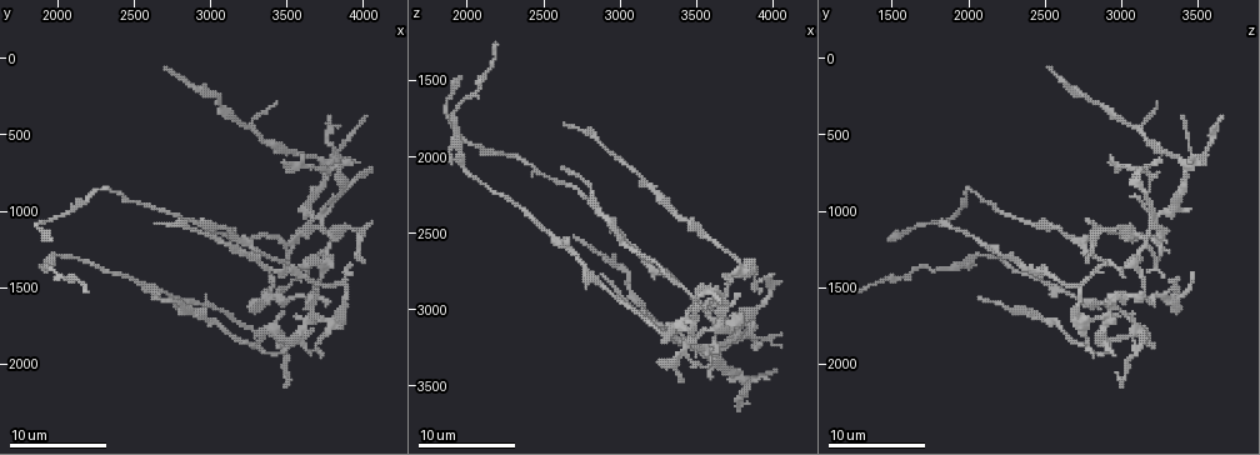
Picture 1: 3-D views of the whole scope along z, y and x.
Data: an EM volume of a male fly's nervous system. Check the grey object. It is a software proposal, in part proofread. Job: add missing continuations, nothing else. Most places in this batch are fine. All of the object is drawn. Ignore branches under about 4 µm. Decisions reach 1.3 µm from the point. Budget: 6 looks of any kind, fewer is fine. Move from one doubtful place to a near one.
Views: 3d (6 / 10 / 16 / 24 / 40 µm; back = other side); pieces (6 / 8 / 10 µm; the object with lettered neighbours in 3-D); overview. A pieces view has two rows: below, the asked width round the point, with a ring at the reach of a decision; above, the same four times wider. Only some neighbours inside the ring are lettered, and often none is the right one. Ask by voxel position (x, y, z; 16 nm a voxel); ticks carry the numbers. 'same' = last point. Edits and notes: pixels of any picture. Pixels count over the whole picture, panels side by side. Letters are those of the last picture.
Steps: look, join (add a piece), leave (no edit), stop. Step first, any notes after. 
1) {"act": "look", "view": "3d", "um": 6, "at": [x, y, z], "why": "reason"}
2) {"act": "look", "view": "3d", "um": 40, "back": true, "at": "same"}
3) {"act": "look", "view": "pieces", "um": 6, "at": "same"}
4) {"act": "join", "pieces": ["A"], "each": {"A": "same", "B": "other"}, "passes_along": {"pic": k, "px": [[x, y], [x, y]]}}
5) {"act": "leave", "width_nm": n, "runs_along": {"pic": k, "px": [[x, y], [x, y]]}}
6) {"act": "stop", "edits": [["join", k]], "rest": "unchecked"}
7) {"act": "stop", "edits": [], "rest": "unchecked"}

{"act": "look", "view": "pieces", "um": 6, "at": [3980, 1320, 2800], "why": "branch stops here"}

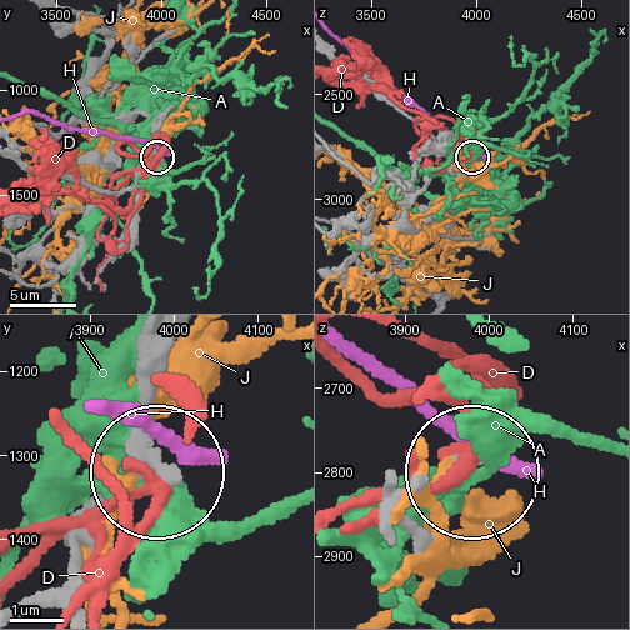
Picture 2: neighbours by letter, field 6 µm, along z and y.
{"act": "leave", "width_nm": 230, "each": {"A": "other", "D": "other", "H": "other", "J": "other"}, "runs_along": {"pic": 2, "px": [[155, 339], [155, 469]]}, "found": "no lettered piece goes on from it"}

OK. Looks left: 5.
{"act": "look", "view": "pieces", "um": 8, "at": [3460, 1680, 3060], "why": "branch stops here"}

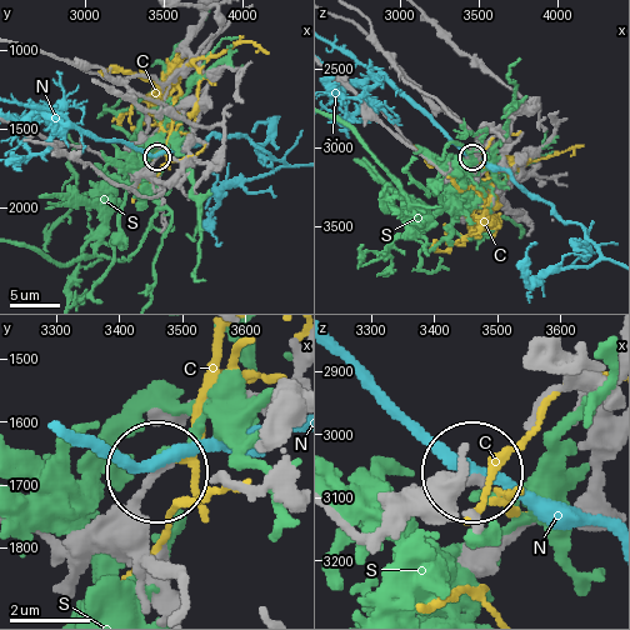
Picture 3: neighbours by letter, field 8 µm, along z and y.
{"act": "leave", "width_nm": 190, "each": {"C": "other", "N": "other", "S": "other"}, "runs_along": {"pic": 3, "px": [[181, 569], [150, 559], [140, 499], [158, 471]]}, "found": "none of them fits"}

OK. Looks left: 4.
{"act": "look", "view": "pieces", "um": 8, "at": [3640, 1940, 2960], "why": "tapers out"}

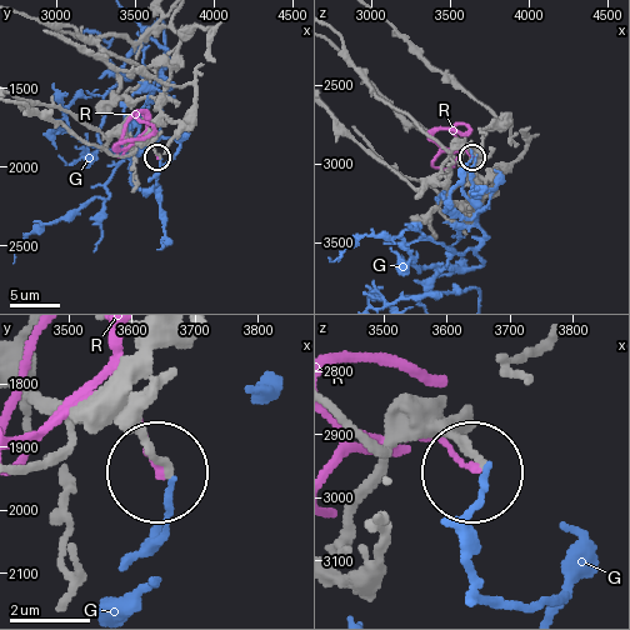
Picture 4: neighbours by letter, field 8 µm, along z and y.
{"act": "leave", "each": {"G": "other", "R": "other"}, "runs_along": {"pic": 4, "px": [[148, 335], [128, 425], [155, 463]]}, "found": "no lettered piece goes on from it"}

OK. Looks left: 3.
{"act": "stop", "edits": [], "rest": "unchecked"}

